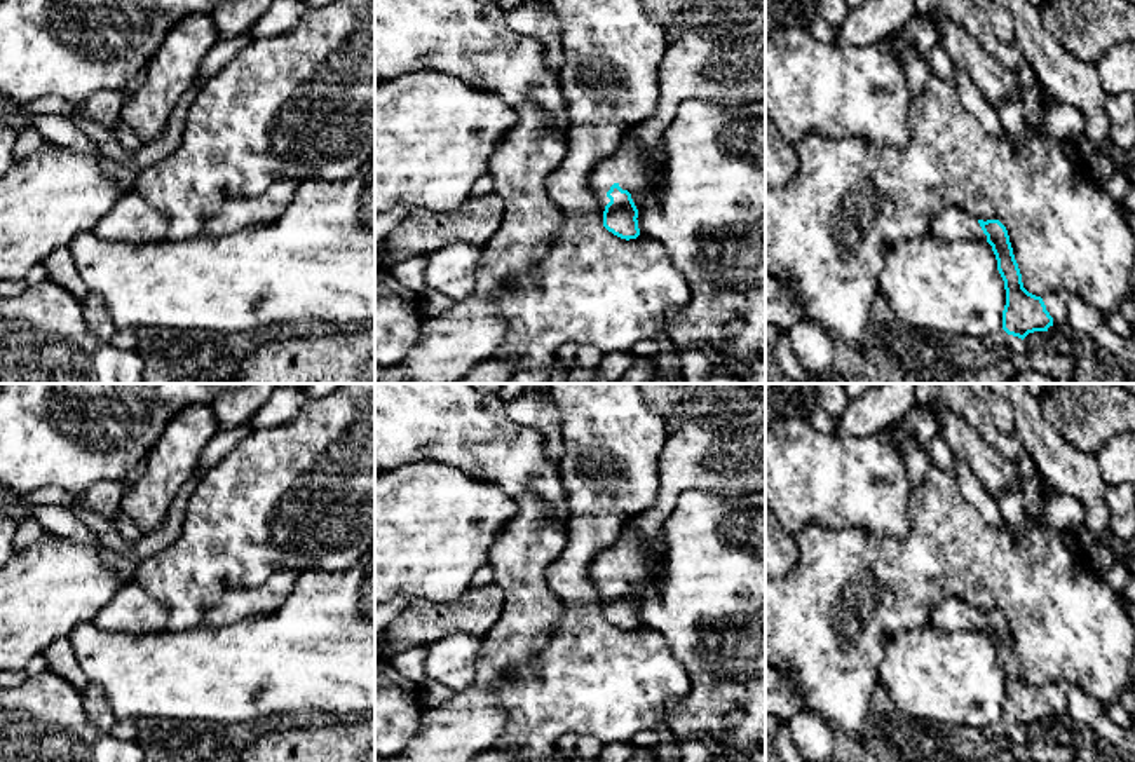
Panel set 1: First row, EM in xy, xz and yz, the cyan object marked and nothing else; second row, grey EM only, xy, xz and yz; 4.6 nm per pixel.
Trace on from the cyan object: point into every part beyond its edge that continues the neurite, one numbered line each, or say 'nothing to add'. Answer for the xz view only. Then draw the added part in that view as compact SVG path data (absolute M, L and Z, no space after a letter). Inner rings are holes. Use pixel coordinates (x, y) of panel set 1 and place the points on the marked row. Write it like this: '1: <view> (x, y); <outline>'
1: xz (724, 65); M765 19L676 30L657 82L654 115L629 129L617 152L589 173L600 211L610 202L607 192L614 183L628 190L635 204L654 192L663 174L654 153L683 101L737 108L765 99Z

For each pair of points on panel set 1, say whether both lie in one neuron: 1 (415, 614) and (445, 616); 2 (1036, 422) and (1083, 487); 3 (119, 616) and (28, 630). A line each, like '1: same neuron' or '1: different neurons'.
1: same neuron
2: same neuron
3: different neurons

